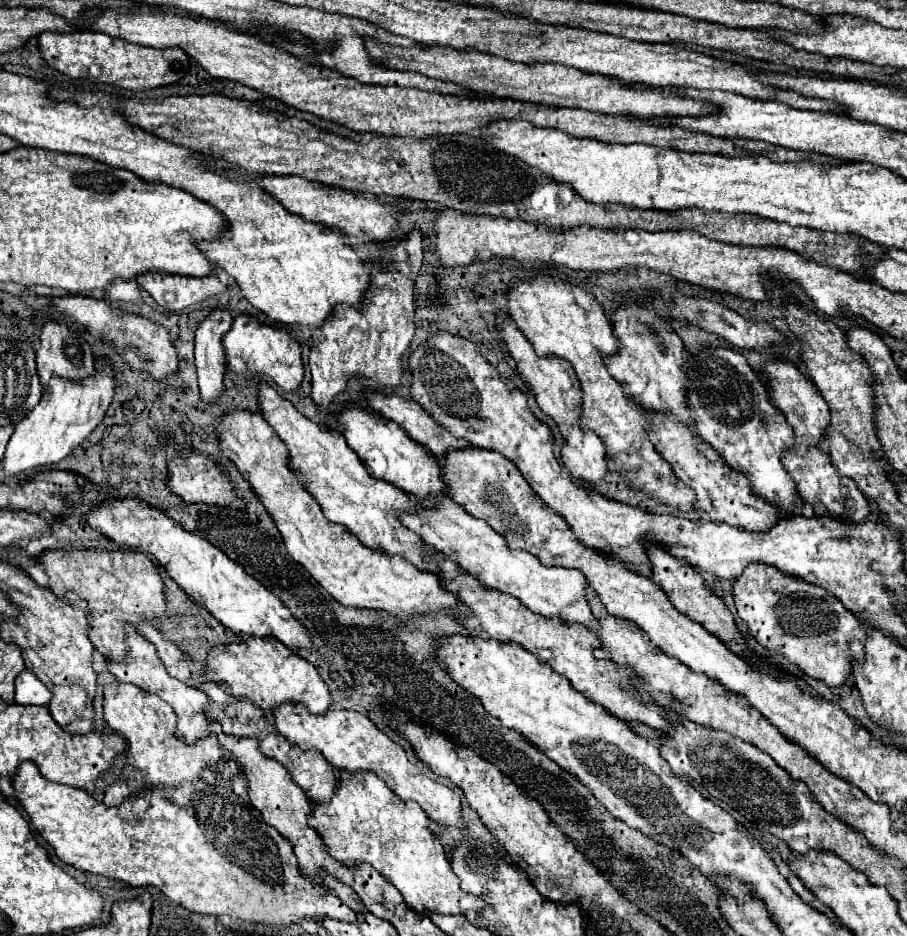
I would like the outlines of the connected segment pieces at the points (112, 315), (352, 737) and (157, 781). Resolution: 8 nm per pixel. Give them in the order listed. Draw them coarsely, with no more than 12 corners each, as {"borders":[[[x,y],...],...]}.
{"borders":[[[81,295],[55,311],[115,345],[133,369],[177,369],[169,333]],[[273,709],[281,735],[335,769],[373,771],[433,821],[461,827],[459,795],[417,771],[357,711]],[[133,683],[103,687],[133,791],[179,785],[221,759],[211,733],[175,737],[175,713]]]}

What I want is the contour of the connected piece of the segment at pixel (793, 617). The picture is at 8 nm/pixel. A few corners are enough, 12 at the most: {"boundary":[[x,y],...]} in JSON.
{"boundary":[[773,565],[733,579],[769,651],[843,685],[863,625],[835,595]]}

